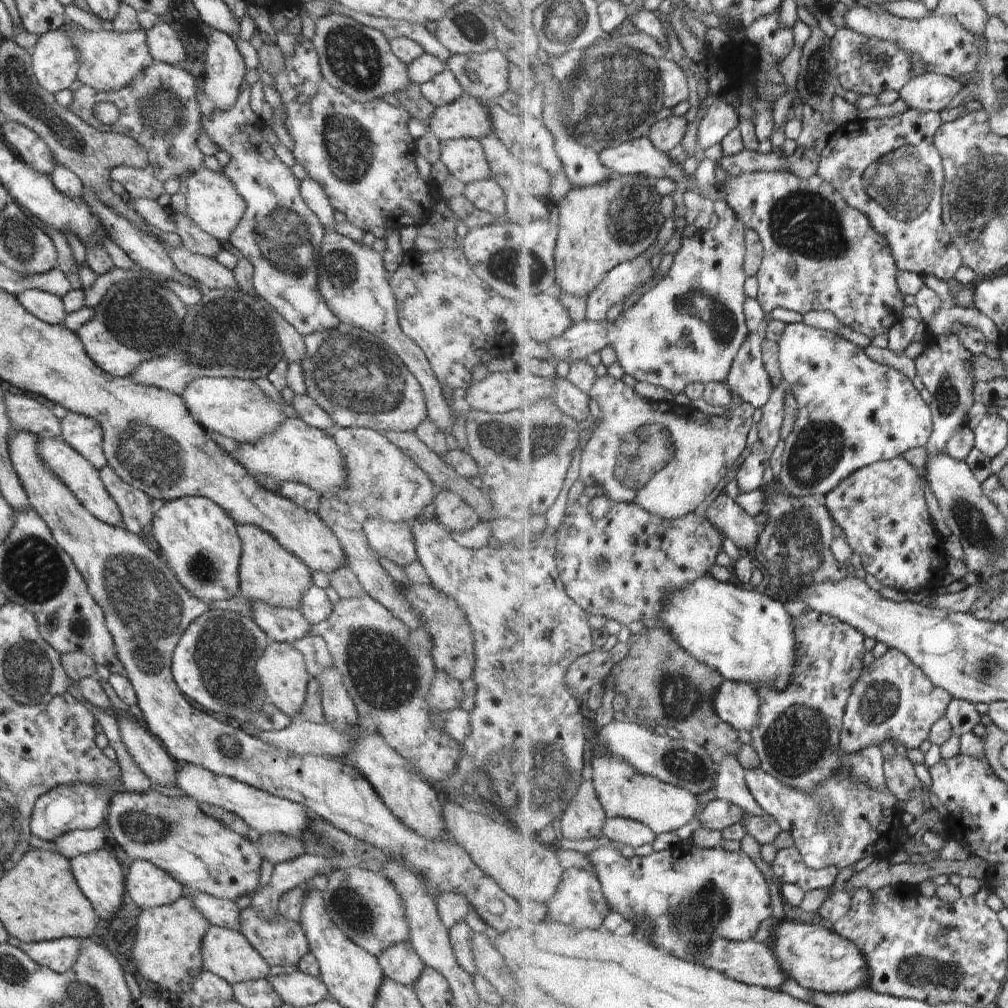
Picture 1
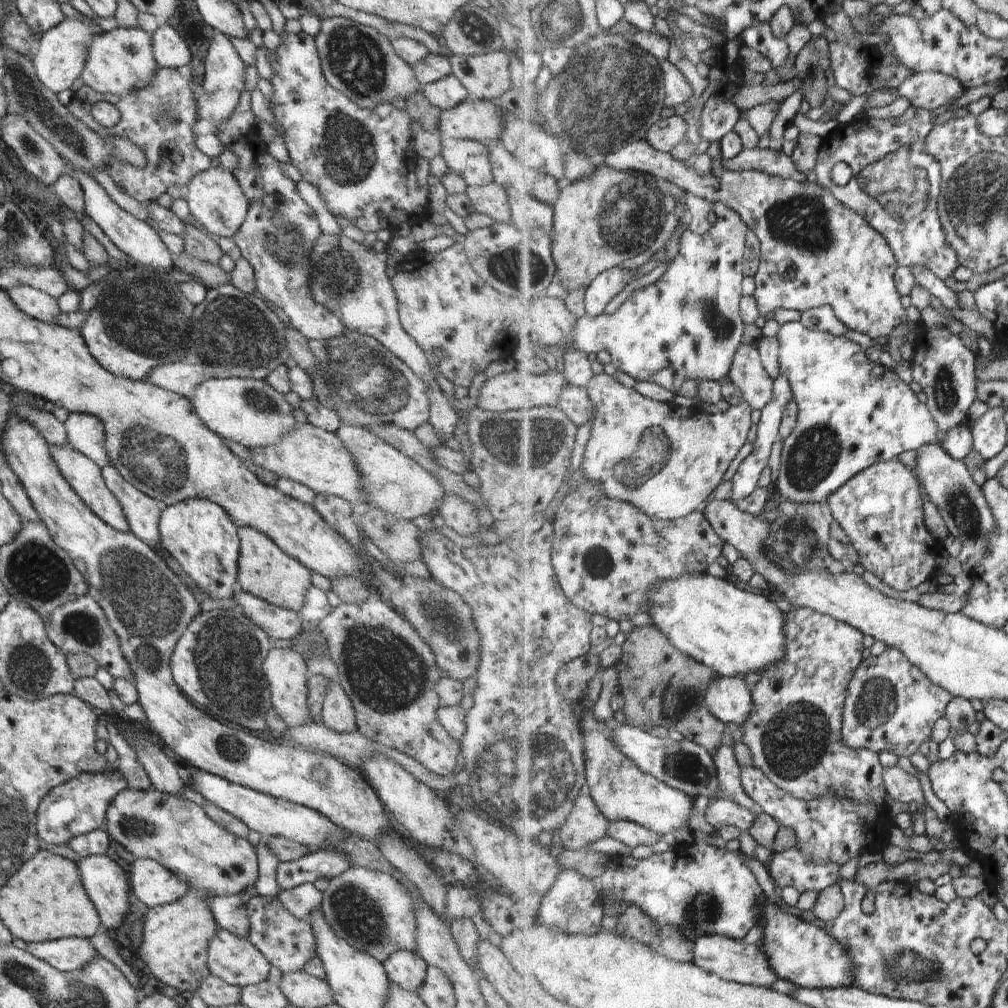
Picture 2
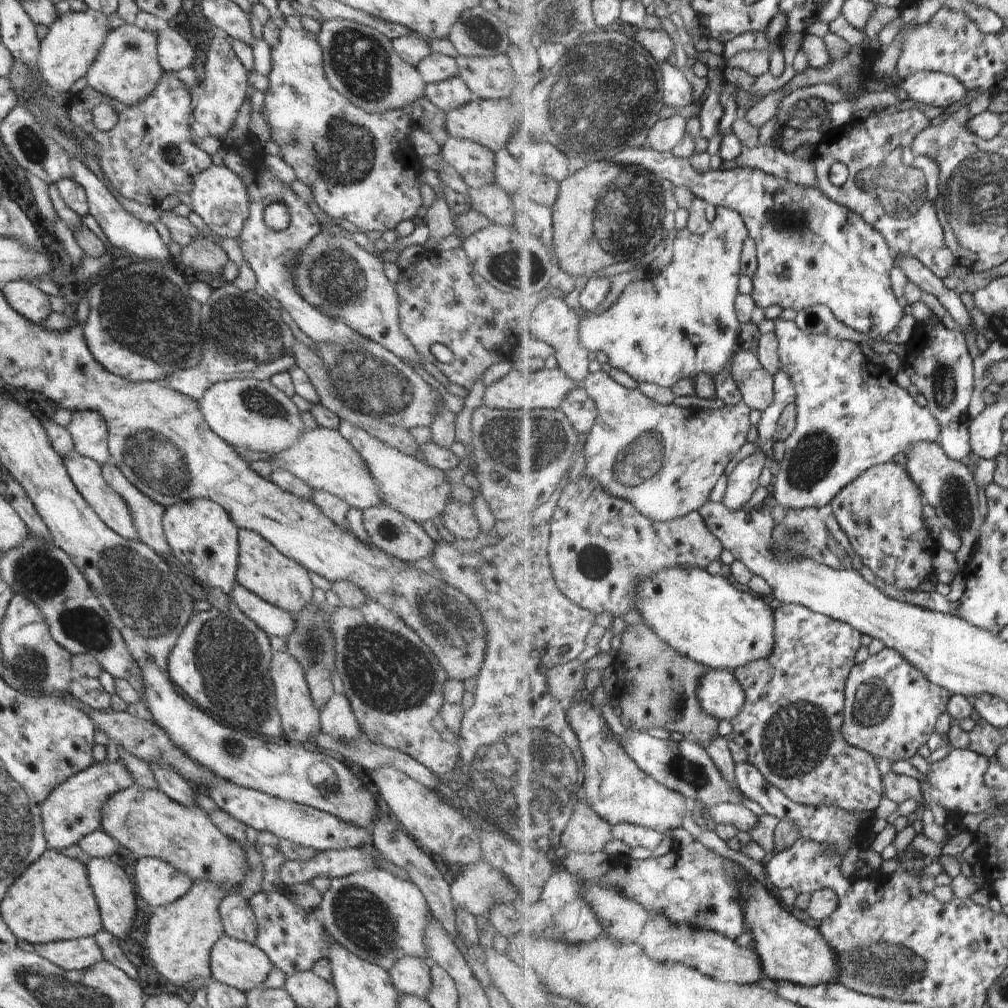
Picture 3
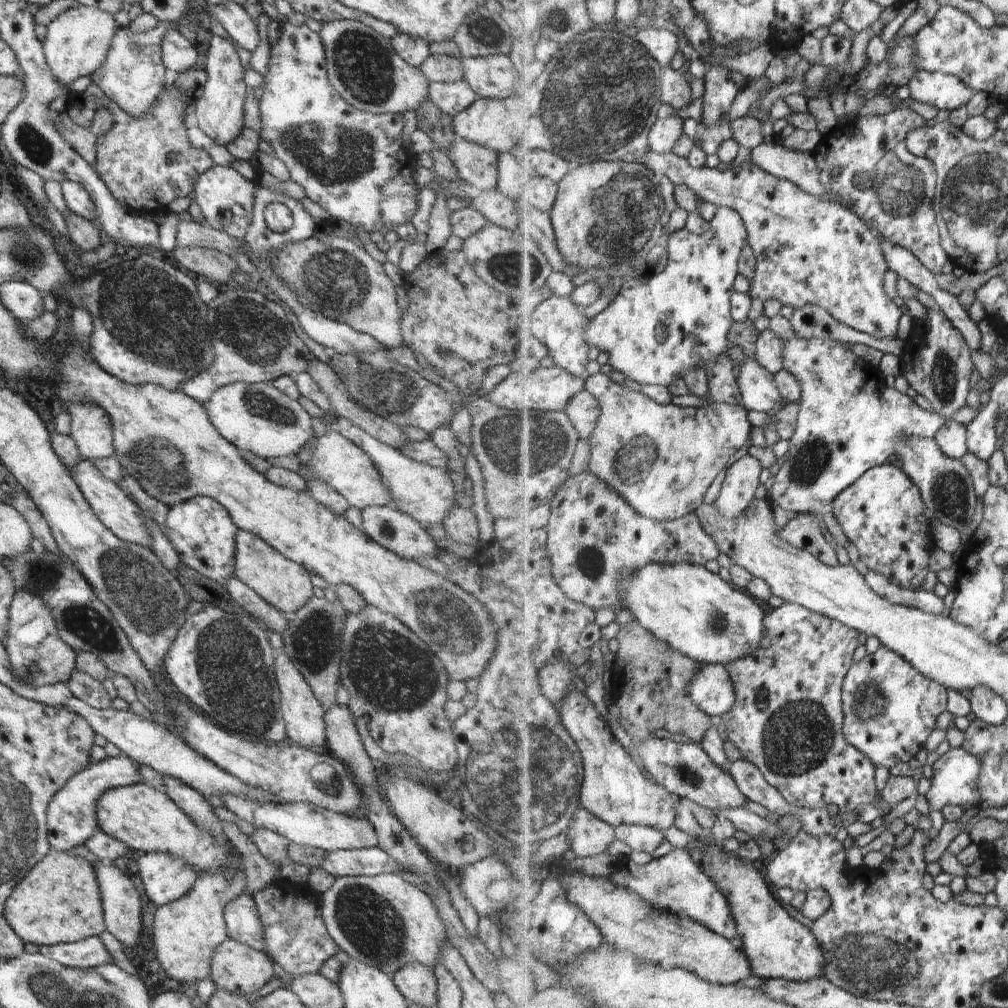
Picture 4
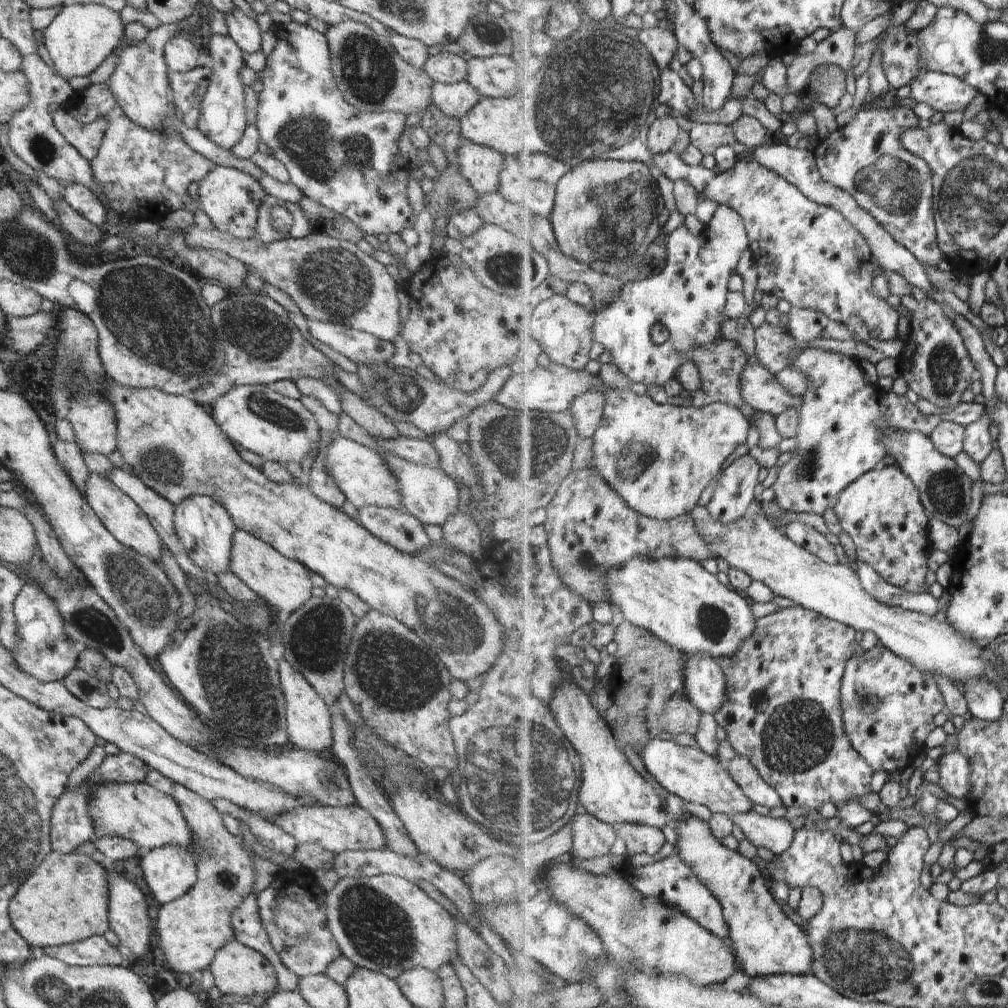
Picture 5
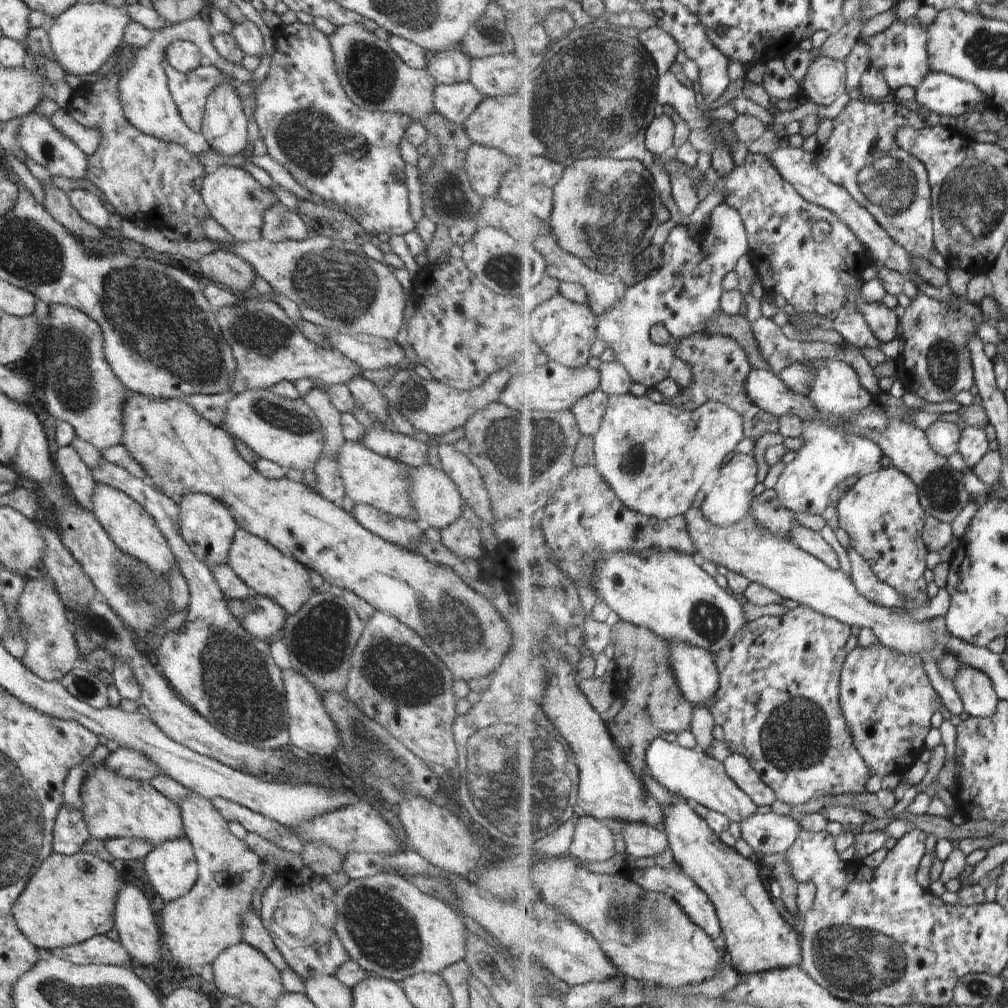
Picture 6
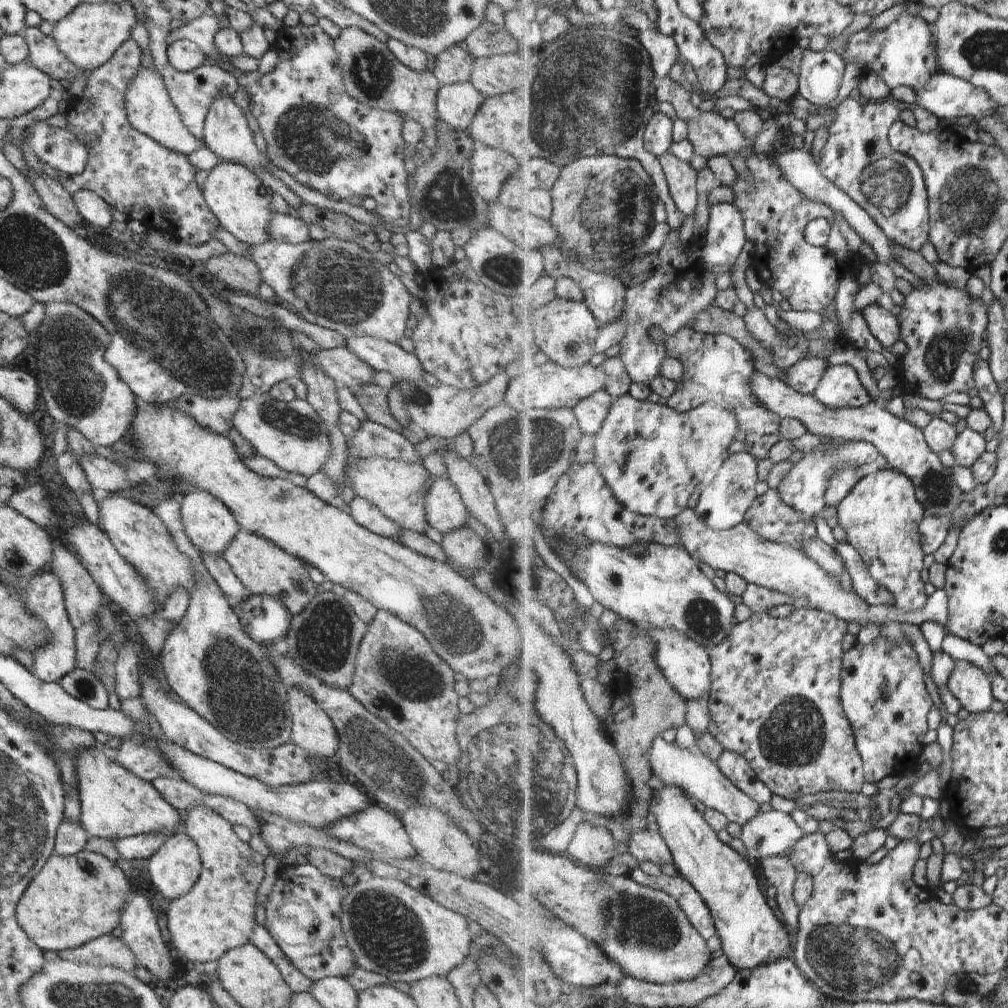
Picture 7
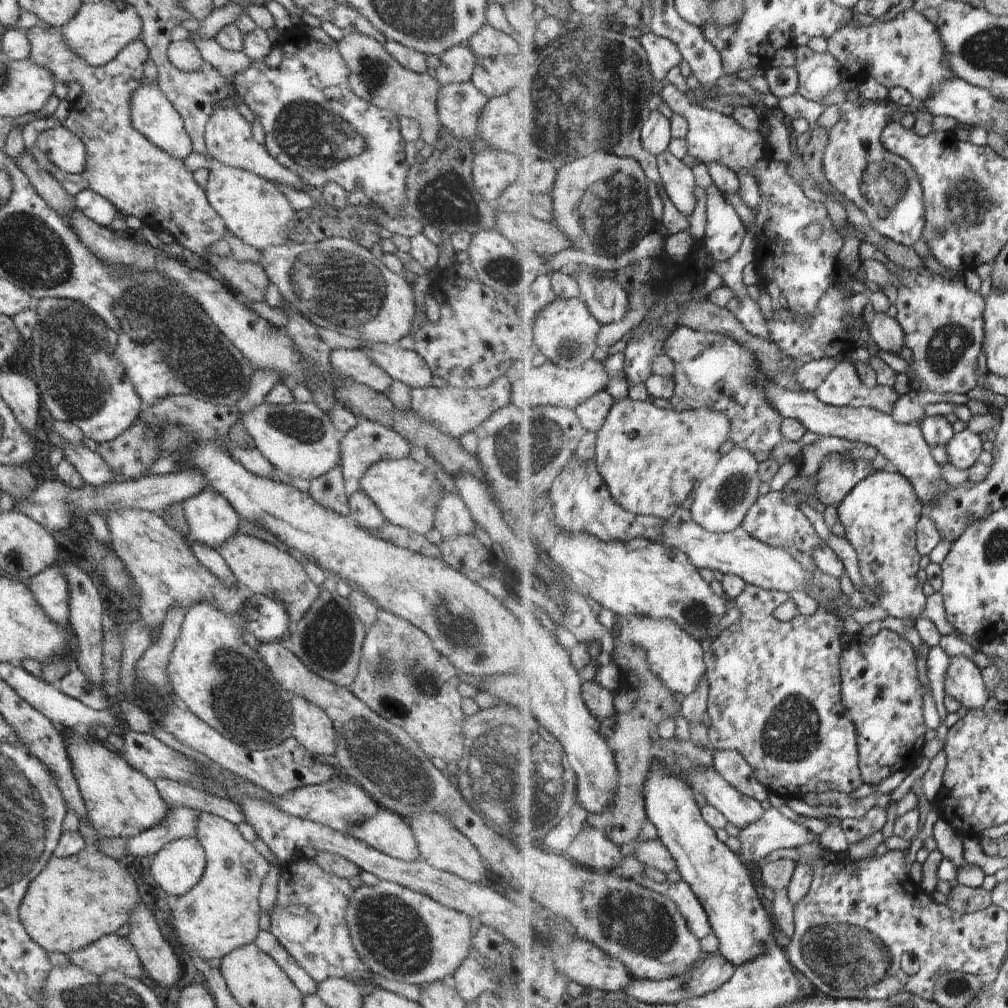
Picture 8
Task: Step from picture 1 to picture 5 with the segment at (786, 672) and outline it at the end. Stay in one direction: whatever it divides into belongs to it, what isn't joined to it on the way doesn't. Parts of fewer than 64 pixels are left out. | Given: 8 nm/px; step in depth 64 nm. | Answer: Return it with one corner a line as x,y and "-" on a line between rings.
635,556
633,559
630,559
627,563
621,564
619,567
609,570
609,581
608,581
609,595
611,598
611,604
623,613
624,620
633,622
636,626
650,629
656,636
659,636
663,641
666,641
668,644
673,645
676,648
679,648
681,651
688,653
708,653
714,658
722,658
726,655
733,655
739,651
739,648
742,646
742,643
746,639
751,639
751,636
754,635
753,632
757,631
757,622
759,621
755,612
753,611
753,602
749,598
744,598
740,596
736,589
728,588
724,586
718,576
714,573
711,573
709,569
705,567
700,561
686,558
686,557
643,557

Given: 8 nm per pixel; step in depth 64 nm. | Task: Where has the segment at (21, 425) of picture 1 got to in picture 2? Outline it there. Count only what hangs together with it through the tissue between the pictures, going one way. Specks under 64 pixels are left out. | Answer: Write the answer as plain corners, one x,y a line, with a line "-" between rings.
28,404
14,407
12,412
18,413
18,416
30,421
41,432
49,446
61,447
68,444
64,425
54,417
53,413
42,412

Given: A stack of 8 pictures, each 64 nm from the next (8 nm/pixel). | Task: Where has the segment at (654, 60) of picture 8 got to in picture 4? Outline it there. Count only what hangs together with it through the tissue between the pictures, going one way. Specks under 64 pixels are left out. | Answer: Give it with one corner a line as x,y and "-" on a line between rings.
650,27
645,30
640,30
636,38
638,38
640,42
646,44
650,52
653,53
654,58
656,58
663,67
669,67
670,64
674,62
676,54
678,54
678,49
680,48
680,42
678,40
681,37
681,34
673,27
662,29

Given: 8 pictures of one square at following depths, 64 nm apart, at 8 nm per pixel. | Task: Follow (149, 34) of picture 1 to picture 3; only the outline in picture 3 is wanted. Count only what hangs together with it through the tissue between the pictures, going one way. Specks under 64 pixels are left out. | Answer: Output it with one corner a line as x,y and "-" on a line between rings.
174,27
157,31
157,55
161,68
167,73
177,73
182,68
192,66
195,52
188,40

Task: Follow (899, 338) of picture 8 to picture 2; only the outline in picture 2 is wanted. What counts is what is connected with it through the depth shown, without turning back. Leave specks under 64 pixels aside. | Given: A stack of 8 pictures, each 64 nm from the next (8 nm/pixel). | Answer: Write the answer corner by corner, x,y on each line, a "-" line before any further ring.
648,139
606,154
600,162
620,172
646,172
646,175
652,175
656,179
670,180
683,192
692,192
713,204
724,202
736,210
749,228
758,234
762,244
762,264
755,277
757,291
754,296
764,317
780,308
804,314
817,307
830,306
849,329
868,334
873,340
884,336
889,338
898,326
907,322
908,310
902,304
902,294
897,286
897,272
900,267
889,241
876,228
872,228
866,216
846,206
834,196
832,190
828,190
819,181
801,182
755,170
725,170
718,177
700,176
690,164
676,160
672,153
657,150

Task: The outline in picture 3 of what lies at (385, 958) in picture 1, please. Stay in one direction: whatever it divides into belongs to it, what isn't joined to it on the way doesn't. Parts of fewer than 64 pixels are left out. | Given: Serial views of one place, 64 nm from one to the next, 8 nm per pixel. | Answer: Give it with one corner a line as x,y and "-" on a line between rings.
405,956
394,963
388,974
398,993
426,1000
432,984
430,971
428,961

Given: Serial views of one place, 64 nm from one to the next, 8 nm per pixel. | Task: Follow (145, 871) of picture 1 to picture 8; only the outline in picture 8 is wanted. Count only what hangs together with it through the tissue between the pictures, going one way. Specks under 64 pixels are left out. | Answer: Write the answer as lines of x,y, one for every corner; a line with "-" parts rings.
178,839
156,853
151,864
151,875
174,900
198,884
205,864
205,850
198,839

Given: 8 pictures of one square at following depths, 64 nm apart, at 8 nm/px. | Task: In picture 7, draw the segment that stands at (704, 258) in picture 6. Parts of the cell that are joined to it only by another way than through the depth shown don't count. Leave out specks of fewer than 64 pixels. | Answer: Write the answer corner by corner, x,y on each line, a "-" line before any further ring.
727,202
713,204
710,208
708,233
702,248
680,248
680,232
672,230
660,250
661,261
655,275
626,290
625,318
634,321
621,342
620,355
633,382
650,387
651,382
662,375
662,363
669,355
668,342
650,336
650,327
652,330
661,328
668,337
673,337
686,327
692,327
696,315
717,302
721,290
716,286
716,278
724,272
730,272
748,244
749,236
741,208

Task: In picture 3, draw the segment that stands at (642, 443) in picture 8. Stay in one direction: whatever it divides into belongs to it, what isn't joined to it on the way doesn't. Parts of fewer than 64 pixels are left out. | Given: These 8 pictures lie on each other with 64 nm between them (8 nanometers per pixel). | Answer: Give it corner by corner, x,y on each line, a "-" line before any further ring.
603,371
588,376
584,386
596,401
600,413
585,444
587,474
596,478
612,496
629,500
644,516
658,521
684,518
708,504
714,486
746,446
753,426
750,420
753,408
744,401
719,410
683,408
674,403
664,405
639,389
622,386

